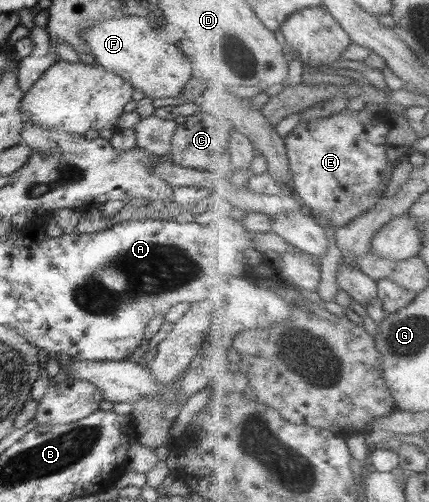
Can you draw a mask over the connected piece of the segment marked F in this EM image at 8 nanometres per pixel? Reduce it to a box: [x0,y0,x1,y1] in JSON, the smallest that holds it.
[82,17,195,100]

